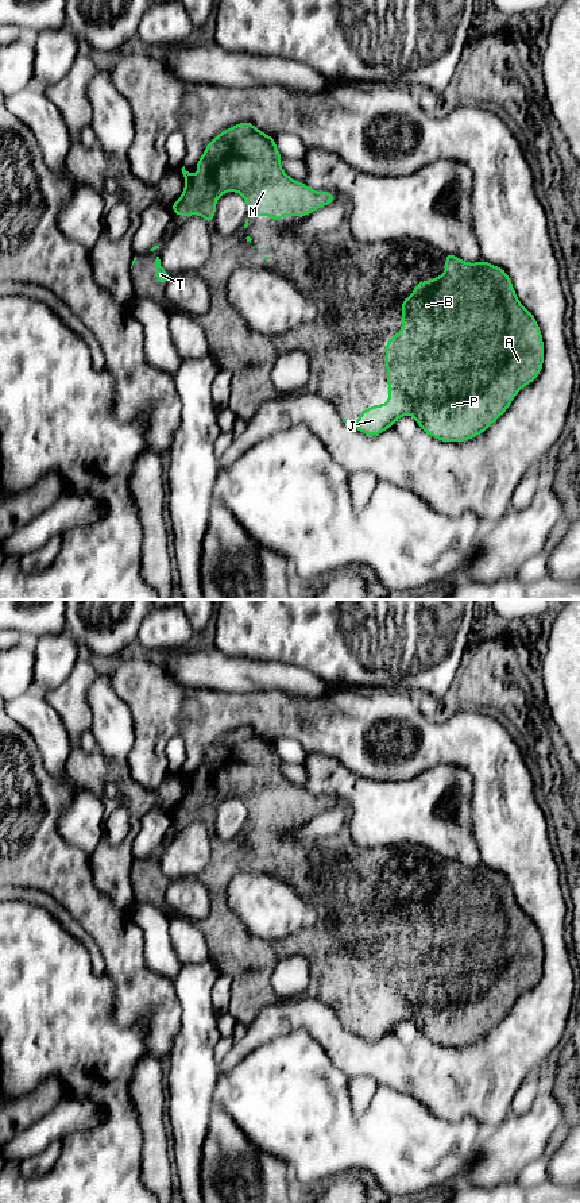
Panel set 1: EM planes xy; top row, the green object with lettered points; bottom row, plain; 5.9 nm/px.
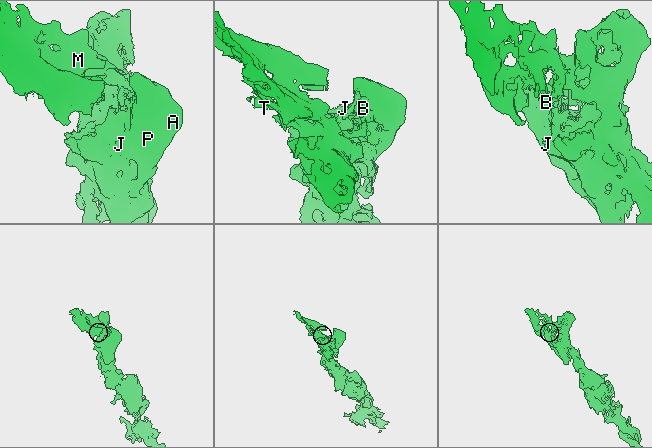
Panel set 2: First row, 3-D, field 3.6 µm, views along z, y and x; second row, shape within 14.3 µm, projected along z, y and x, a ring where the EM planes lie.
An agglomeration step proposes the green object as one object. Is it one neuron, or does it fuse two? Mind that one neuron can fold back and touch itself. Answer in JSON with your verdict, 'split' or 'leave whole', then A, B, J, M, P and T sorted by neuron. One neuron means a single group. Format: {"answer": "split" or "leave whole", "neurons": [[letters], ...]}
{"answer": "leave whole", "neurons": [["A", "B", "J", "M", "P", "T"]]}

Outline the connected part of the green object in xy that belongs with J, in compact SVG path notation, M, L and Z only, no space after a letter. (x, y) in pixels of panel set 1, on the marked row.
M452 252L445 255L445 274L419 281L413 288L413 296L402 300L402 331L387 340L384 352L388 402L363 409L351 425L367 436L380 435L399 417L410 415L424 432L437 440L457 443L473 439L494 424L517 393L541 373L541 329L533 313L519 302L507 273L483 259L469 263Z

